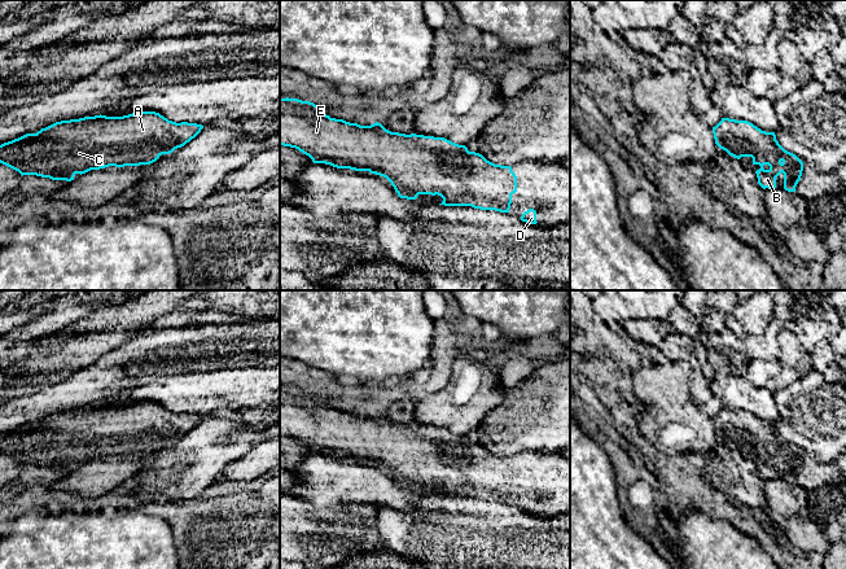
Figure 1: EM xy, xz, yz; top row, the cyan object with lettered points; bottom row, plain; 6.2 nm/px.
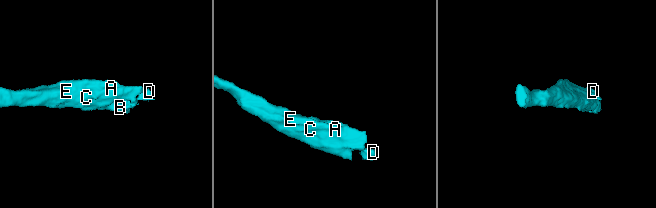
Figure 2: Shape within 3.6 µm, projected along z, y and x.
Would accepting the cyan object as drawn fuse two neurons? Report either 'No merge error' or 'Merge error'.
No merge error

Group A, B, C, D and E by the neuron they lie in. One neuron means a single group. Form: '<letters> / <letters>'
A B C D E

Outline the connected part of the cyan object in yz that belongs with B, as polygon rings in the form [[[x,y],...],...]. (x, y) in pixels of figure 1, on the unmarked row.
[[[722,408],[713,424],[715,434],[729,446],[751,447],[753,455],[760,456],[755,464],[763,480],[775,480],[776,468],[783,463],[784,480],[795,482],[803,452],[779,434],[775,423],[762,421],[748,411]]]

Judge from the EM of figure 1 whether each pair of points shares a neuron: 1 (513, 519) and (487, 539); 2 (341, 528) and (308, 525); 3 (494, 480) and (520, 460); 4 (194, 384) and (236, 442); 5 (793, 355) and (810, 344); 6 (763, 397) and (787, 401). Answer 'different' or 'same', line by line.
1: same
2: same
3: same
4: different
5: different
6: different

